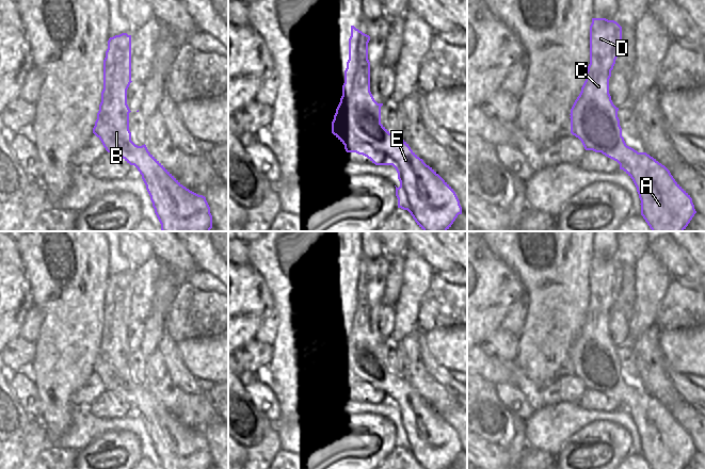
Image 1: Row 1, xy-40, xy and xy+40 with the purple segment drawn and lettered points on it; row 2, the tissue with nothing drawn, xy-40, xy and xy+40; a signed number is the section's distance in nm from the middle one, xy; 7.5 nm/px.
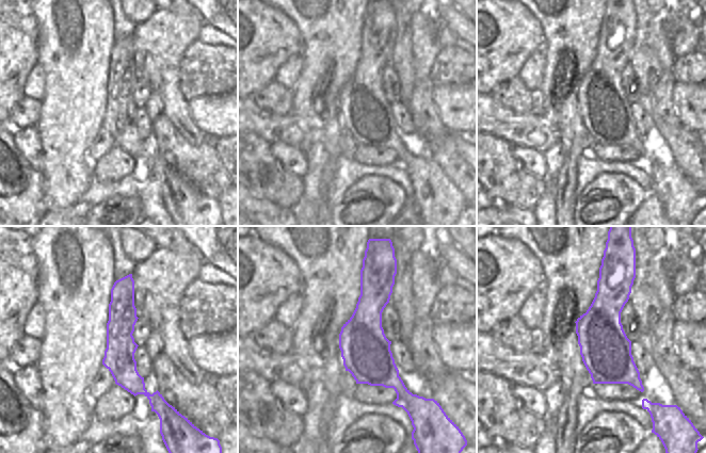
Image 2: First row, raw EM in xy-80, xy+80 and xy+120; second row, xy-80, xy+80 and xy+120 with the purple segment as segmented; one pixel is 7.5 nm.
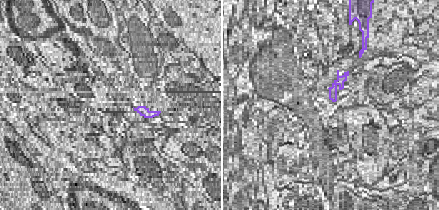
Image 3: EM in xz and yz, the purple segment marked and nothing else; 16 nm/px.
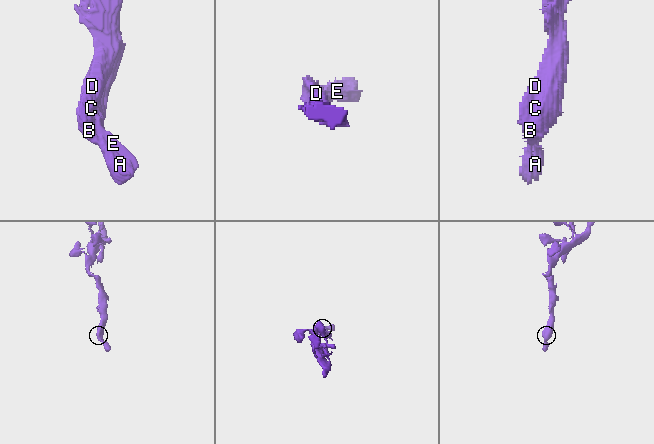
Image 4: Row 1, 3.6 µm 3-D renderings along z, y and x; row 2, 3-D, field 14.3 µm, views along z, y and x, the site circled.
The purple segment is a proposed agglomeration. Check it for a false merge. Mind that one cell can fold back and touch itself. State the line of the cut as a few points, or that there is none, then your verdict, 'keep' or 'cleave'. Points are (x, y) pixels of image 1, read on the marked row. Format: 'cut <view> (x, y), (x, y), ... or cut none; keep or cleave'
cut none; keep

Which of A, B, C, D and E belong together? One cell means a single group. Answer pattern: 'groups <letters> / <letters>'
groups A B C D E

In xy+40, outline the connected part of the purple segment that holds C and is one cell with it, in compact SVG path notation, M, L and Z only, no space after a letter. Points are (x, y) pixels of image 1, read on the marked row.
M592 18L590 26L590 64L586 72L586 81L581 92L571 109L571 133L578 138L586 150L602 152L616 161L634 181L641 200L641 215L652 231L684 231L696 213L690 195L675 181L670 171L646 152L638 152L626 145L622 136L622 128L618 117L616 108L609 94L609 79L622 45L622 27L614 20L606 18Z

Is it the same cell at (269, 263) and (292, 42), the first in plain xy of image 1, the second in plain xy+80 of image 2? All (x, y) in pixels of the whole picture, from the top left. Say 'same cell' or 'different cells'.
different cells

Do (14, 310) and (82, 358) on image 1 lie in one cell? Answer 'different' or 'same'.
different

